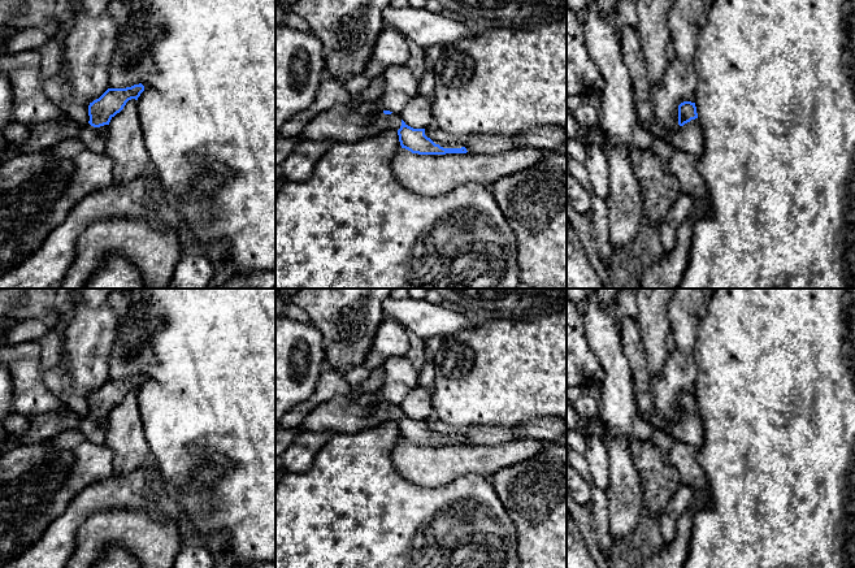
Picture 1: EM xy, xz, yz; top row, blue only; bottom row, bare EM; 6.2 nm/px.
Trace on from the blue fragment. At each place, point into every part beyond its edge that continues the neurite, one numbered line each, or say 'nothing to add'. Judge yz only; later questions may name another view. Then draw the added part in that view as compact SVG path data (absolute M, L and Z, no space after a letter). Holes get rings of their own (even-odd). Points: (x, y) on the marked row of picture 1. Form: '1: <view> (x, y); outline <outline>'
1: yz (689, 138); outline M698 118L680 126L677 131L667 133L667 142L680 151L685 151L696 156L704 152L704 136Z

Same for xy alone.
1: xy (42, 135); outline M66 117L57 121L29 123L29 139L23 144L9 143L6 151L14 155L36 152L53 147L64 139L74 138L81 140L84 148L104 153L107 140L103 136L103 130L107 127L108 125L100 127L94 127L90 123L81 125Z

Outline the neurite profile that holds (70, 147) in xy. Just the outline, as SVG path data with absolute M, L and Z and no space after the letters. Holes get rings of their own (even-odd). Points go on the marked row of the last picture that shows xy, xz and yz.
M68 138L53 146L56 153L61 157L73 159L84 149L84 146L81 140L74 138Z

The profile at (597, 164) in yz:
M586 144L585 147L587 153L585 168L591 187L599 198L606 200L609 191L608 160L604 155L603 147L598 144Z

